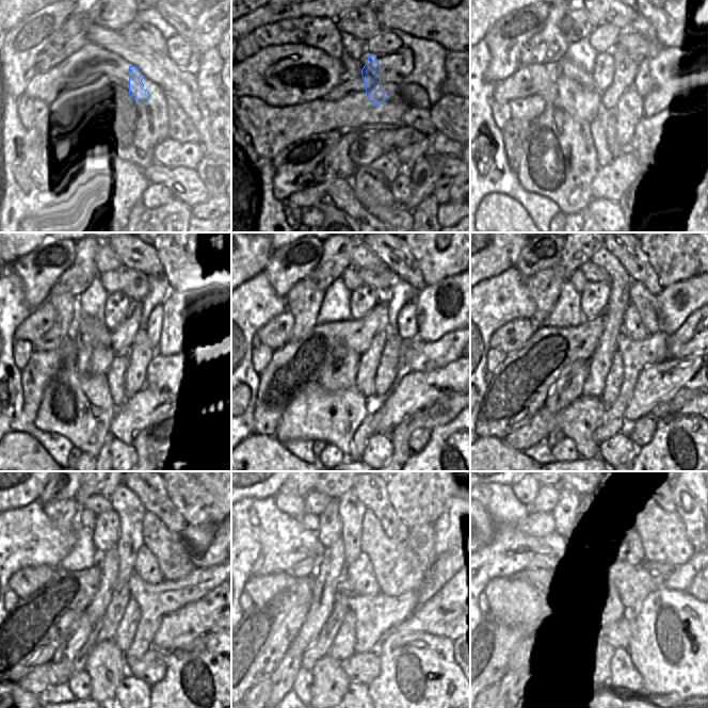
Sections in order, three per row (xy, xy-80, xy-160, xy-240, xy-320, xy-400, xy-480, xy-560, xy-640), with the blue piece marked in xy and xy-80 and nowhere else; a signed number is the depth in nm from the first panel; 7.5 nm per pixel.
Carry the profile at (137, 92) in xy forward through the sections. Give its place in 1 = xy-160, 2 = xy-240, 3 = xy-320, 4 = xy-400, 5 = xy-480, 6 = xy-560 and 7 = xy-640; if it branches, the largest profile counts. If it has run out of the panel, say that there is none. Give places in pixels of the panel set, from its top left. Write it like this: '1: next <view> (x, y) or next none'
1: next xy-160 (604, 69)
2: next xy-240 (118, 306)
3: next xy-320 (364, 300)
4: next xy-400 (593, 298)
5: next xy-480 (107, 530)
6: next xy-560 (331, 528)
7: next xy-640 (567, 510)

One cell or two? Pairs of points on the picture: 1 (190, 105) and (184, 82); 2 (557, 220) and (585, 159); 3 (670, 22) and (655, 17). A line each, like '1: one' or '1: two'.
1: one
2: two
3: one

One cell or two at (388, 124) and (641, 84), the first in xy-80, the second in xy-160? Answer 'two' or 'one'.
two

